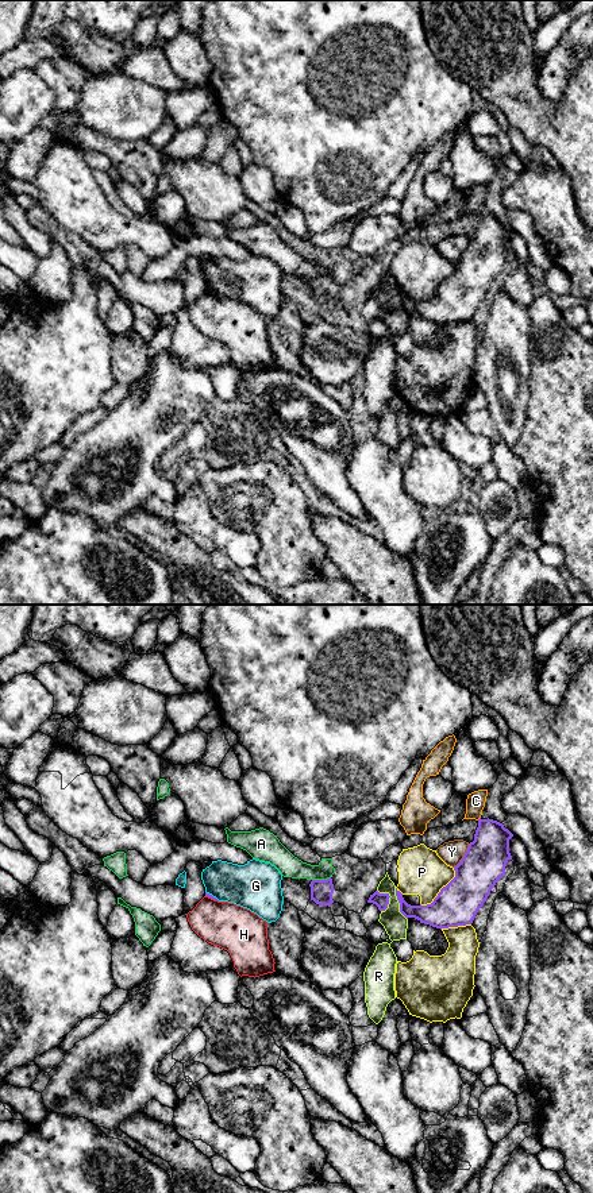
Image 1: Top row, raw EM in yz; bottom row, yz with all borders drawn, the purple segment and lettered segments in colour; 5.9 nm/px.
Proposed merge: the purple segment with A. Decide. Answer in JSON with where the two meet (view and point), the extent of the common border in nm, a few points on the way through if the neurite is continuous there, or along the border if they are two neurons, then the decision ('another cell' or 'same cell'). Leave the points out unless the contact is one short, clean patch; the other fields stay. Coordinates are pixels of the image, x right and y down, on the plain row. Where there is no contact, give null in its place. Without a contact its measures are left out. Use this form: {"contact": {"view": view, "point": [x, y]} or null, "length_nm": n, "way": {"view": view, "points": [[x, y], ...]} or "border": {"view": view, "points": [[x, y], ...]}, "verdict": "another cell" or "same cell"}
{"contact": {"view": "yz", "point": [320, 275]}, "length_nm": 110, "verdict": "another cell"}

